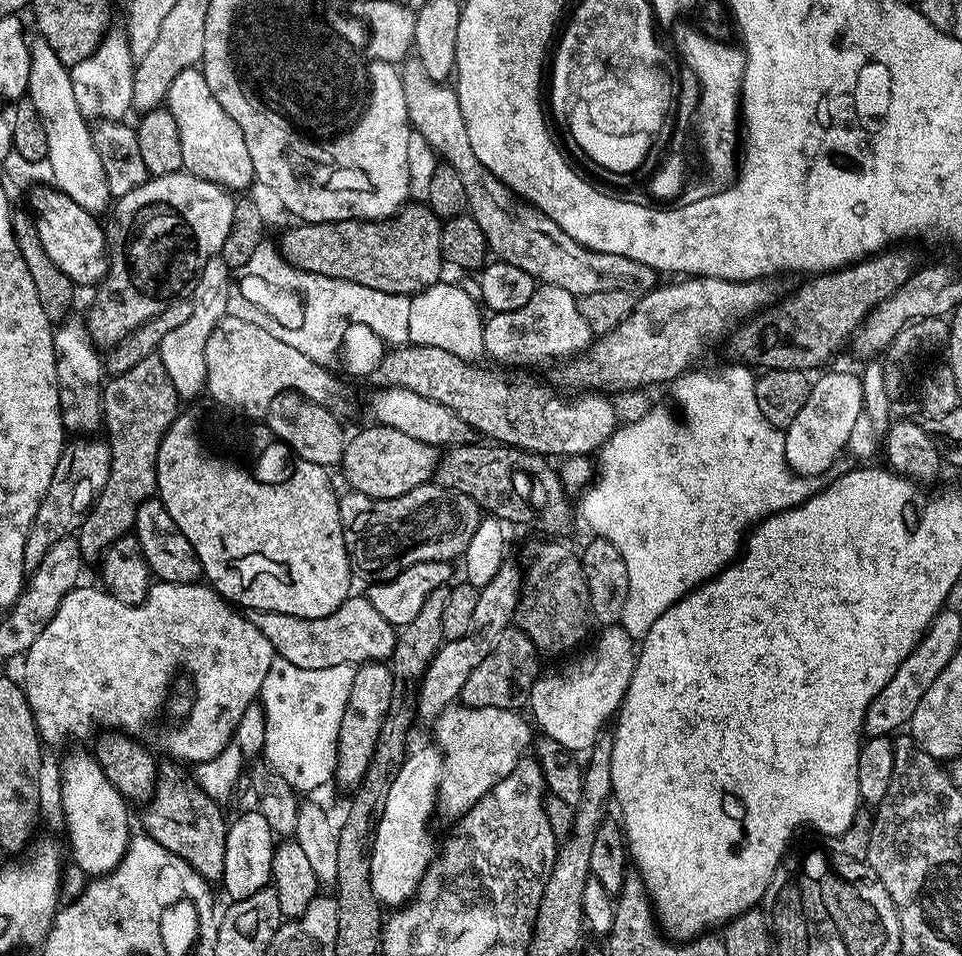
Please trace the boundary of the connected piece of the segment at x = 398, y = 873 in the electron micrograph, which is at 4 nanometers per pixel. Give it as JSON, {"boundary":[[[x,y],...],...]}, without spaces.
{"boundary":[[[429,746],[417,752],[409,751],[396,777],[388,785],[384,809],[378,814],[376,834],[372,838],[370,854],[370,886],[377,901],[396,910],[413,899],[416,887],[428,867],[433,867],[438,848],[432,845],[428,833],[428,819],[438,805],[440,782],[444,778],[446,761],[439,748]]]}

